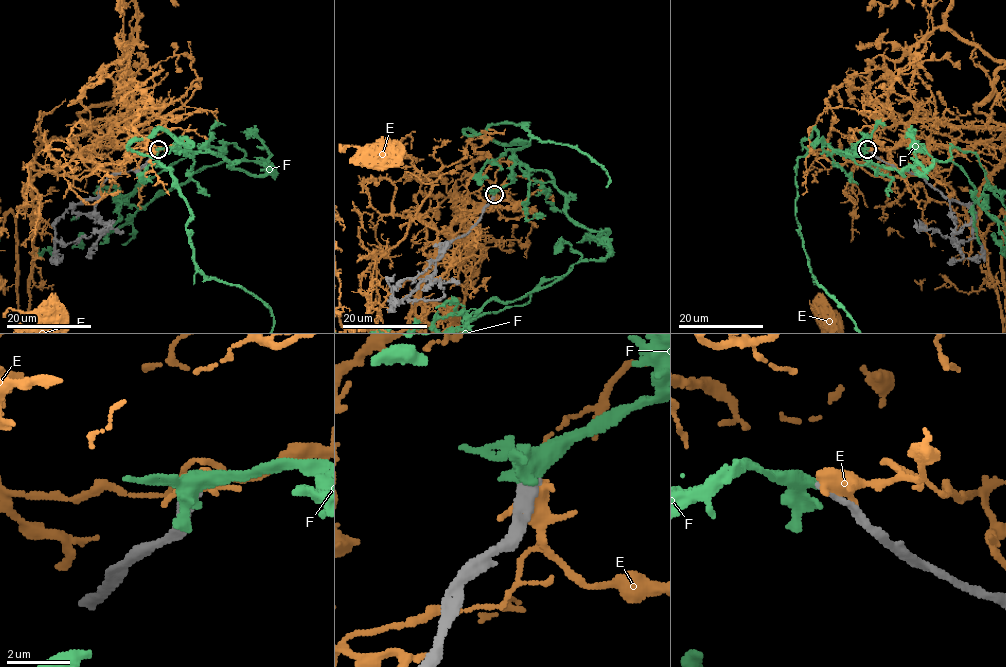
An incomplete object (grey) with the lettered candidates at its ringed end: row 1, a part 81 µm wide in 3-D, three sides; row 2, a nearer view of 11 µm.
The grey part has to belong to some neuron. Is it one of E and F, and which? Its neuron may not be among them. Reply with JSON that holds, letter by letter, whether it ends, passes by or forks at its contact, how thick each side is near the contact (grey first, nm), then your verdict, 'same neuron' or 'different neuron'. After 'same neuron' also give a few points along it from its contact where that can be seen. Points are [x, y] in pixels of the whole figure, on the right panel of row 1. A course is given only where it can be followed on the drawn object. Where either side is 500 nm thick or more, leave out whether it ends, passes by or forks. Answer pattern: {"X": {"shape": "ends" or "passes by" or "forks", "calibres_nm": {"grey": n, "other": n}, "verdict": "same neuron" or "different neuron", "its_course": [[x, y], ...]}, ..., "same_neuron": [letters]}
{"E": {"calibres_nm": {"grey": 320, "other": 700}, "verdict": "different neuron"}, "F": {"shape": "forks", "calibres_nm": {"grey": 280, "other": 400}, "verdict": "same neuron"}, "same_neuron": ["F"]}

